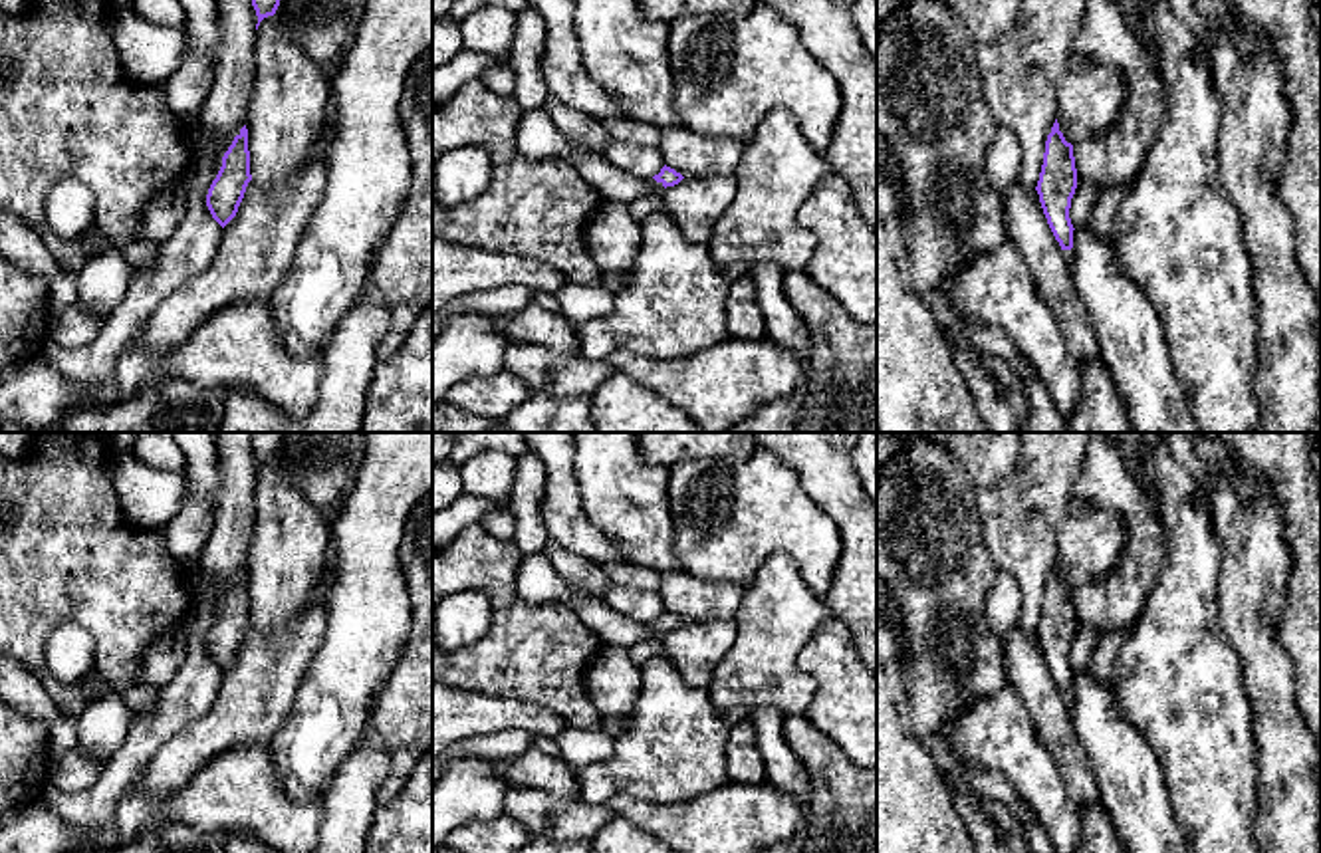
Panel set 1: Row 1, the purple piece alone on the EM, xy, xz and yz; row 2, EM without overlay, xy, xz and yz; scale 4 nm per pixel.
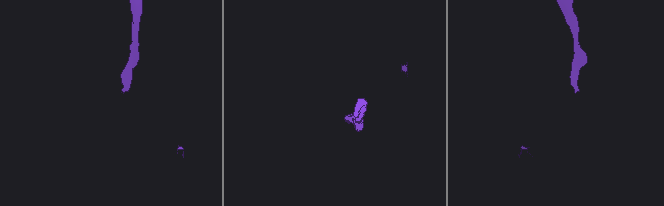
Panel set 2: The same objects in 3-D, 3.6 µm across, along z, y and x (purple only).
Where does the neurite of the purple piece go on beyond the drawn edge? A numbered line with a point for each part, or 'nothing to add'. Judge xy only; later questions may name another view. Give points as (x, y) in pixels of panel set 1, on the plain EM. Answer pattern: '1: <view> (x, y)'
nothing to add

